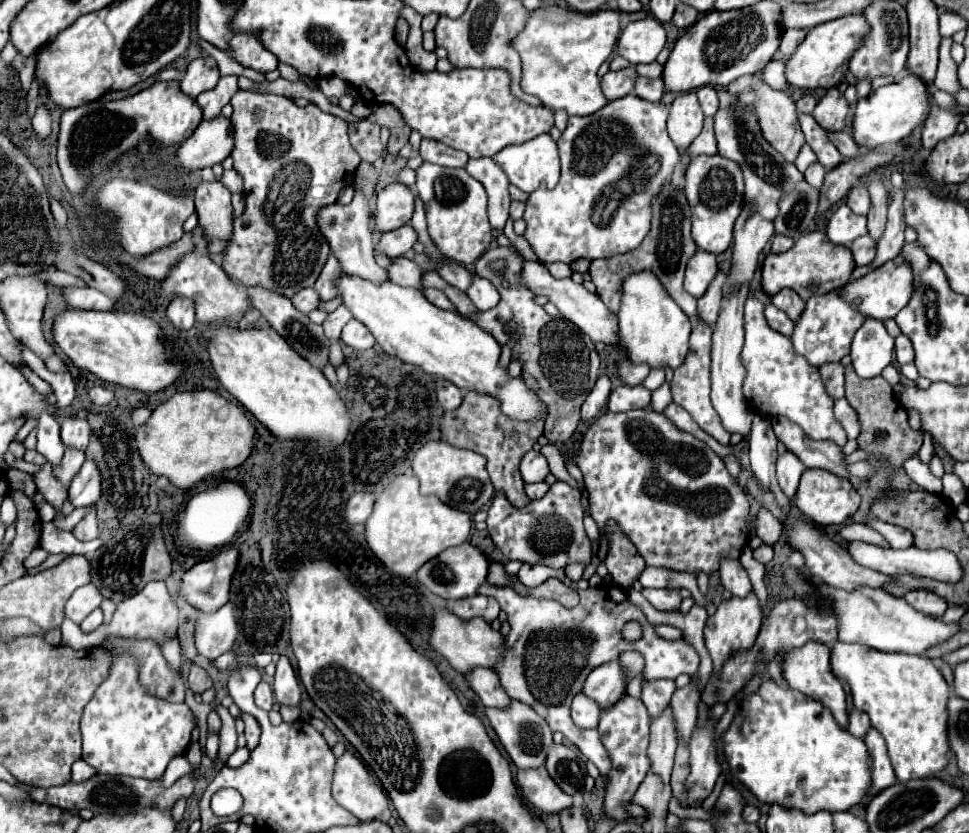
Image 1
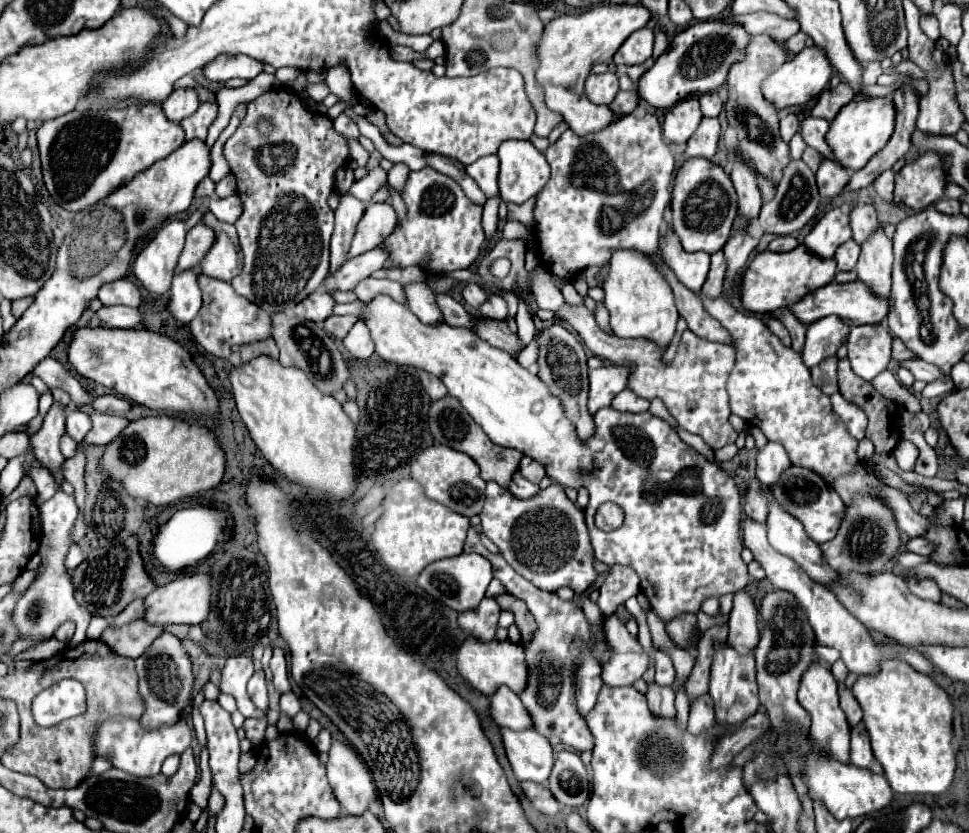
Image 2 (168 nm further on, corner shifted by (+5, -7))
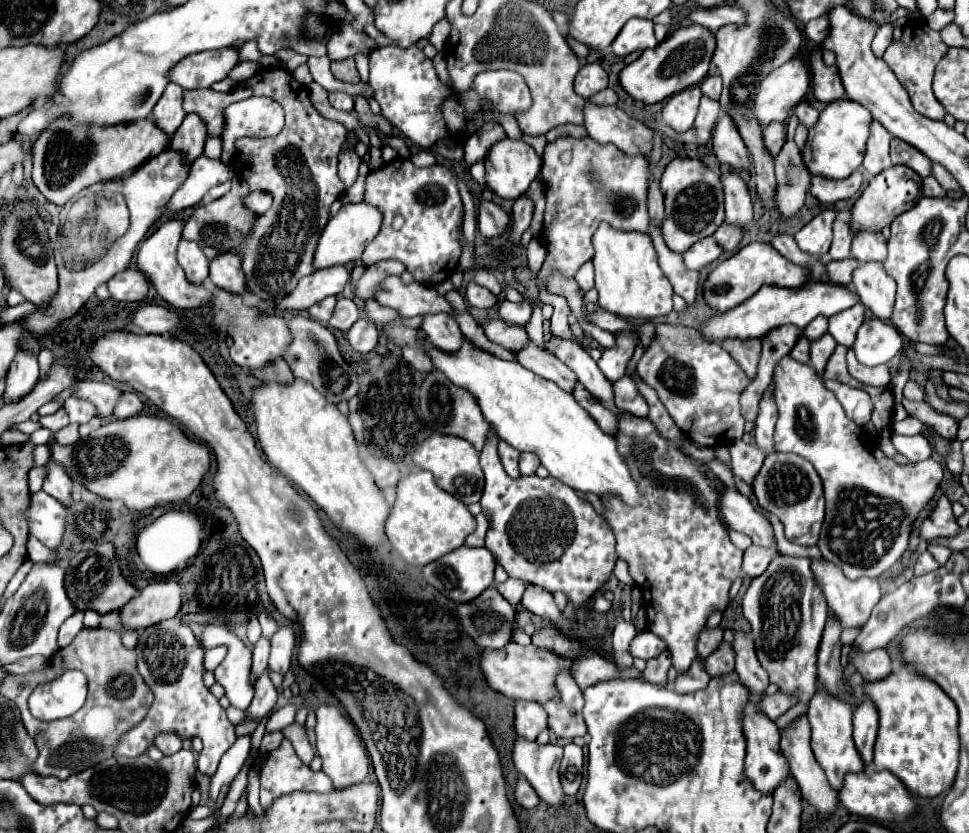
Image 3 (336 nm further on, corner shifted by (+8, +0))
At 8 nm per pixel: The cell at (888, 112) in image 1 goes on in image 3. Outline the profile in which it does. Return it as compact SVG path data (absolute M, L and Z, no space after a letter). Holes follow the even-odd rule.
M837 99L835 103L829 103L825 111L819 115L815 127L809 129L807 141L801 149L807 171L813 177L817 175L827 177L827 179L849 177L863 163L865 141L869 137L869 125L871 125L871 113L863 105L851 99Z

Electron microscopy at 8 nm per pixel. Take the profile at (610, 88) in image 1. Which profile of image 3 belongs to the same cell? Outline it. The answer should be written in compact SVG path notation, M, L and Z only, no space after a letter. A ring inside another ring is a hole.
M587 63L579 69L573 85L575 85L577 95L589 99L591 95L607 87L607 73L599 63Z

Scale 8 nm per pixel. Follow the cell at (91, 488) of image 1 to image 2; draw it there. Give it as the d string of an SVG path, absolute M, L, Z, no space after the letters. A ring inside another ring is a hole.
M58 490L46 504L40 506L40 522L42 522L42 532L44 532L42 548L40 548L42 568L40 568L40 574L36 576L36 580L26 590L24 598L18 602L16 610L14 610L14 622L16 622L22 636L52 638L54 630L62 622L74 620L76 622L74 646L86 642L86 628L90 624L92 614L74 600L74 588L72 588L72 582L66 576L66 568L64 568L64 558L66 558L68 546L72 544L70 530L74 526L76 516L78 516L78 506L74 502L74 496L70 496L62 490Z

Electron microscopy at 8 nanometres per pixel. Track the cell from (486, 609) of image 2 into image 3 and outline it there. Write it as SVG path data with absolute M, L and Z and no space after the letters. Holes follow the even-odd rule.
M489 587L471 603L457 607L463 631L481 649L499 649L513 641L515 607L495 589Z

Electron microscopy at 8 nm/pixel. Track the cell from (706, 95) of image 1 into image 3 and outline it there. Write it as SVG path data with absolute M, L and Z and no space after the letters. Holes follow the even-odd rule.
M707 75L703 81L701 81L701 91L703 91L703 95L707 95L707 97L711 97L711 99L719 99L719 95L721 95L721 87L723 87L723 83L721 83L721 77L719 75Z

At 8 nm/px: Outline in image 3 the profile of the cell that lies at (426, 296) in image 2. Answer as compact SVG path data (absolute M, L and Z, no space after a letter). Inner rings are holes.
M439 313L439 315L425 315L423 317L423 325L421 329L427 333L429 337L429 343L433 347L437 347L439 351L445 351L445 353L455 353L461 349L463 341L467 339L461 329L459 329L459 323L447 315L447 313Z

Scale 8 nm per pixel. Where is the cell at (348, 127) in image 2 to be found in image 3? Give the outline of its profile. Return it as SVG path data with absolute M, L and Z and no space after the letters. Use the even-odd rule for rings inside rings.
M329 93L329 101L335 109L345 109L345 111L353 109L353 99L347 93Z

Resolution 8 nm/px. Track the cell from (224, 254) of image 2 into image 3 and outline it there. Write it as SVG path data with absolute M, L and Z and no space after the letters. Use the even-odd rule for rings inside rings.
M225 253L213 259L209 279L215 287L235 293L235 295L243 295L247 291L247 281L241 269L241 261L235 253Z

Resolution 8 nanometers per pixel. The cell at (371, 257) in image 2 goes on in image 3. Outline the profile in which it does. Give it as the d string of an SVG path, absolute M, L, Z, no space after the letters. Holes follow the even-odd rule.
M337 265L329 269L319 269L299 281L291 295L285 295L277 307L281 311L307 311L311 305L323 301L329 295L337 295L343 291L349 279L349 267Z

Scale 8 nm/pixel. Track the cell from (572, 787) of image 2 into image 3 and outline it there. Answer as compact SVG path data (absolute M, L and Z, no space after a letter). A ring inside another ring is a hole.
M575 743L565 745L565 755L561 759L561 783L567 795L575 795L583 781L583 749Z

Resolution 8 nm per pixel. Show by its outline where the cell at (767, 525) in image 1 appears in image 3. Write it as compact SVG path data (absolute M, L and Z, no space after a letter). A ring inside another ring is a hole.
M741 439L733 441L729 449L731 449L733 473L739 475L745 483L751 483L763 465L763 459L765 459L763 451L759 451L759 447L749 445Z

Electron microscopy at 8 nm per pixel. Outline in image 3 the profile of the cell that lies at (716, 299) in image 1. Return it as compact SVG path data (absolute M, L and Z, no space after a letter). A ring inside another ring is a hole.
M723 223L723 225L715 231L713 237L717 239L717 243L719 243L725 251L733 251L733 249L739 245L743 233L745 233L745 231L739 231L739 227L731 227L729 223Z

